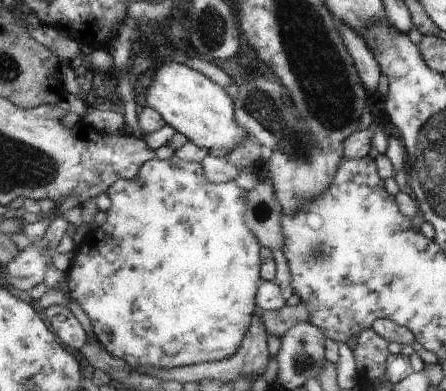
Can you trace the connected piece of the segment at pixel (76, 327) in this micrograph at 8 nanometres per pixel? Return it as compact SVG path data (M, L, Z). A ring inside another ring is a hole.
M56 304L47 308L46 312L48 320L54 328L54 332L63 340L64 344L68 344L70 348L82 351L88 346L88 332L82 326L82 322L76 318L76 314L67 306Z

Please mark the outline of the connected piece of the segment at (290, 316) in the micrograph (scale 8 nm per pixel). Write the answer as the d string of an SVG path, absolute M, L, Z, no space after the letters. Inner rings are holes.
M302 300L295 306L287 305L276 311L265 310L262 312L262 318L264 318L266 332L278 336L278 338L292 326L300 322L309 322L308 308L306 308L306 302L302 302Z

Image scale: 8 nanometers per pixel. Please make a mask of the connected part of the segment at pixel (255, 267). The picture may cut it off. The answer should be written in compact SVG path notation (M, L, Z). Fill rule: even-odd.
M174 155L168 160L150 160L144 164L143 171L136 180L121 179L108 191L112 203L105 211L107 220L102 227L86 236L77 248L77 257L67 272L69 277L69 291L71 298L76 300L92 320L97 339L108 349L108 352L116 358L126 360L133 367L156 366L158 368L182 368L182 366L194 366L204 362L216 362L232 358L242 346L250 330L252 316L258 311L255 304L255 296L258 294L259 284L262 281L260 268L263 257L260 256L262 246L258 238L250 232L248 224L244 222L246 214L246 190L236 184L236 180L230 182L211 182L206 175L203 162L184 160Z

